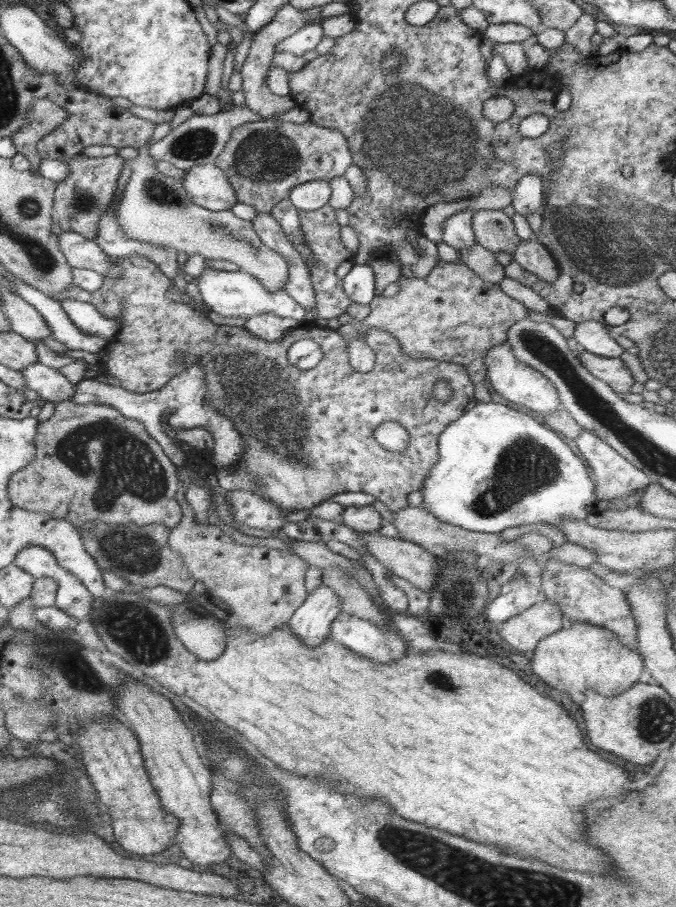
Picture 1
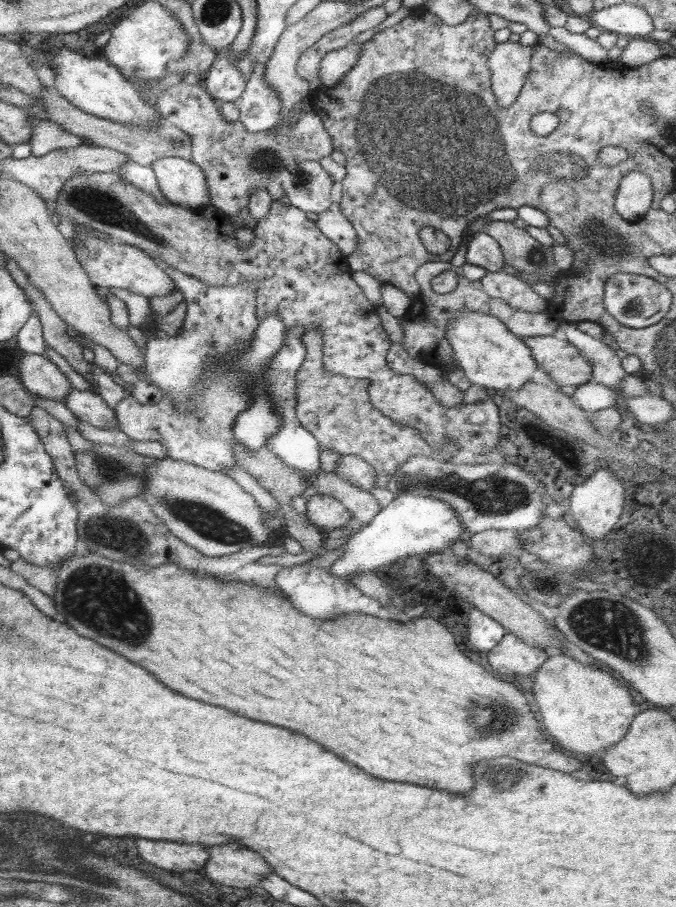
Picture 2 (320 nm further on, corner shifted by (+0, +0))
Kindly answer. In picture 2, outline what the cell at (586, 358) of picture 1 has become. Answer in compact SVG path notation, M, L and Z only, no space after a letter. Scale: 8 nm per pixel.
M561 336L524 337L524 344L531 349L534 360L551 376L553 385L578 386L592 378L592 365L587 358Z

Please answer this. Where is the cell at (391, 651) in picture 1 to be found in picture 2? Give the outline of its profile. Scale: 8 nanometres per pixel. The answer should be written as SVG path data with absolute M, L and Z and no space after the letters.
M288 566L276 572L274 578L275 585L286 594L288 602L292 606L311 616L313 619L332 620L333 618L351 612L369 614L378 618L397 620L391 608L382 607L381 604L372 597L364 596L359 588L352 583L337 579L328 569L308 568L308 566Z

